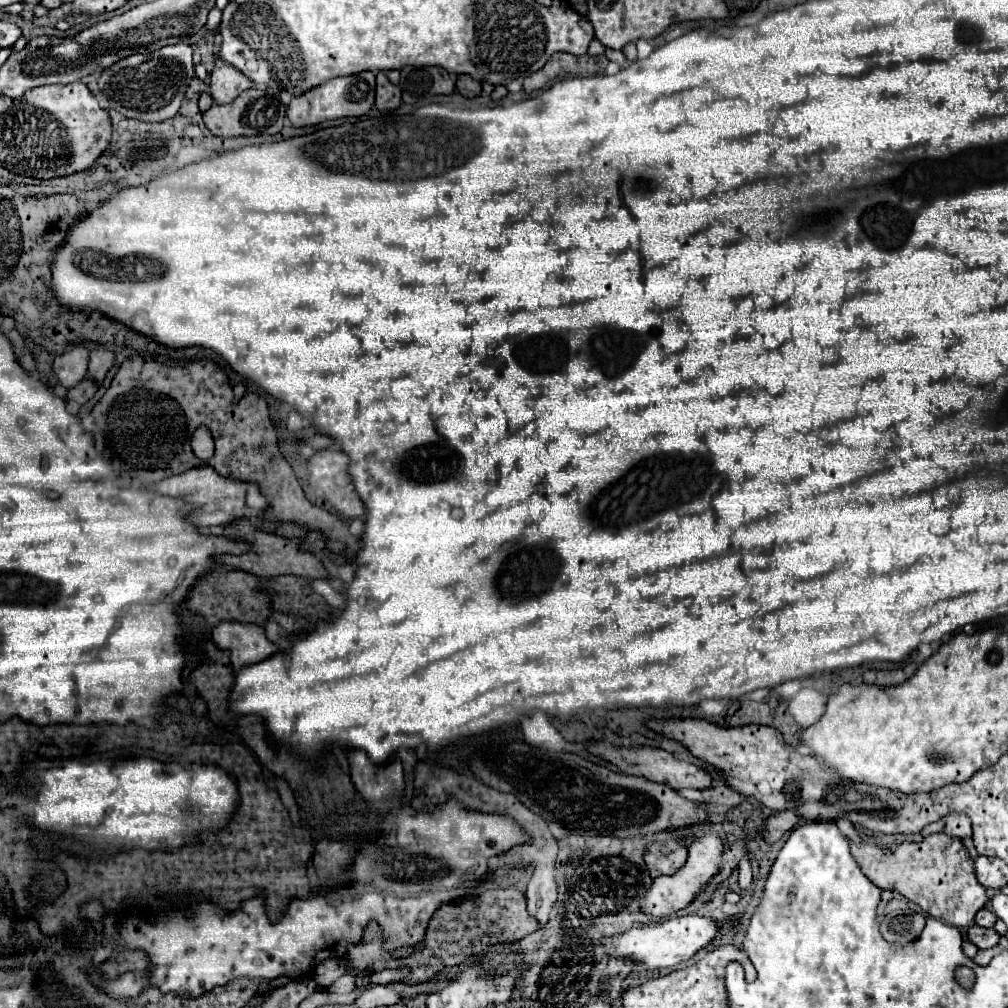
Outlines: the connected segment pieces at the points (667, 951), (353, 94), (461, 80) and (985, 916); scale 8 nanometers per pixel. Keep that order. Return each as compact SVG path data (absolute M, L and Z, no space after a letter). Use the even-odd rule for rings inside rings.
M682 916L682 918L670 918L666 922L634 926L626 932L604 936L600 940L600 948L610 956L632 960L634 964L642 966L642 970L656 970L656 968L670 968L688 960L692 954L696 954L700 948L712 942L712 938L718 932L720 932L720 926L714 918Z
M360 72L352 76L338 76L330 78L328 82L294 96L288 106L288 118L294 126L314 126L324 120L336 120L346 116L362 116L366 114L374 104L374 88L376 88L376 76L374 72Z
M460 74L460 76L458 76L456 88L458 88L458 92L460 92L462 96L466 96L466 98L476 98L476 96L482 92L482 84L480 84L478 80L466 76L466 74Z
M982 908L978 914L976 914L976 920L974 920L978 926L984 926L984 928L992 928L994 922L996 922L996 914L992 910L986 910Z

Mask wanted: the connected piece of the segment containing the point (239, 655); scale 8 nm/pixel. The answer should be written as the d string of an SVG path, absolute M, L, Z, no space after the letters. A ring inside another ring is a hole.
M236 620L218 622L212 626L212 640L218 648L230 652L234 668L262 662L278 652L278 646L264 636L264 628L258 624L242 624Z

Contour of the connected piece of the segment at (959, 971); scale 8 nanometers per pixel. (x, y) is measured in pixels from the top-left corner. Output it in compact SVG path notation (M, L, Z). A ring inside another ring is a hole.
M958 966L956 968L956 982L960 982L960 986L974 986L974 972L966 966Z

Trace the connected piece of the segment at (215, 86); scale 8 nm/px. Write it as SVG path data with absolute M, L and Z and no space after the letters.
M216 62L216 68L210 74L210 94L218 104L230 104L238 94L252 86L256 84L252 84L250 78L224 62Z

